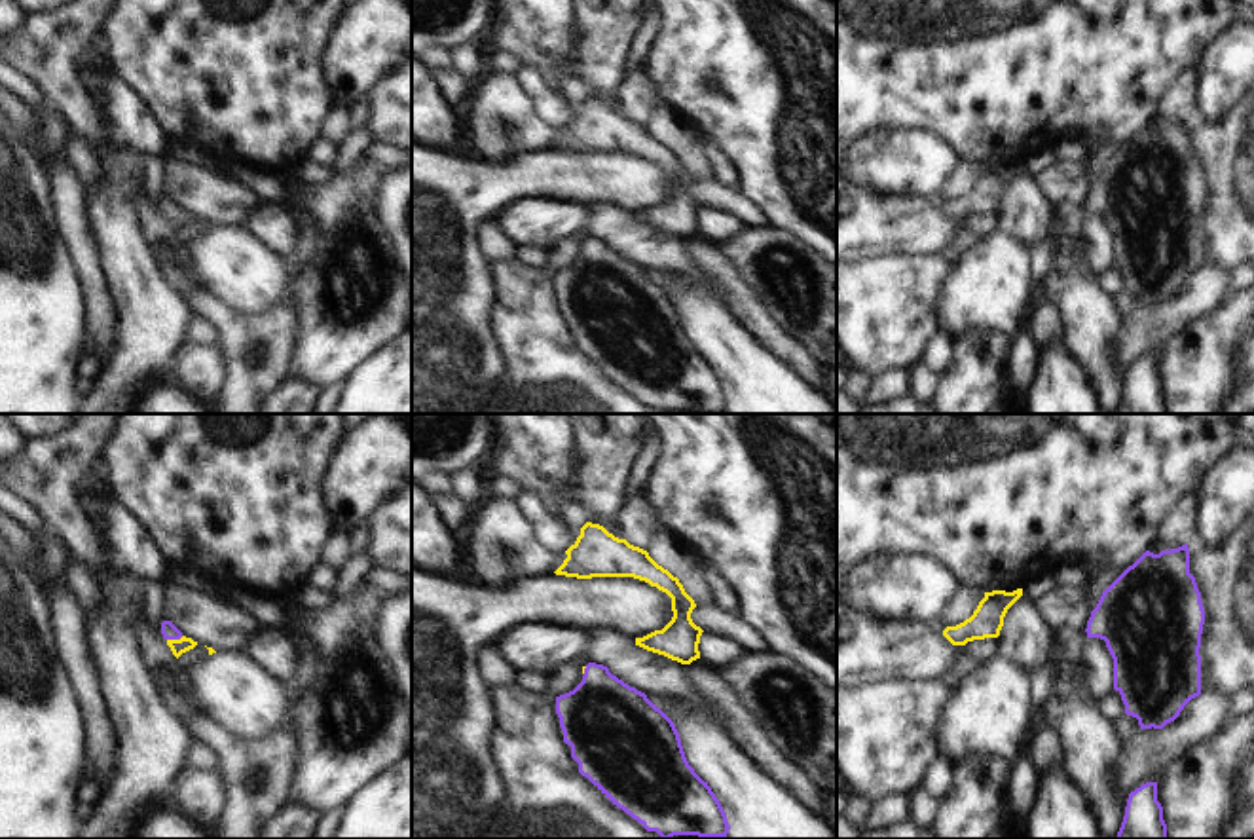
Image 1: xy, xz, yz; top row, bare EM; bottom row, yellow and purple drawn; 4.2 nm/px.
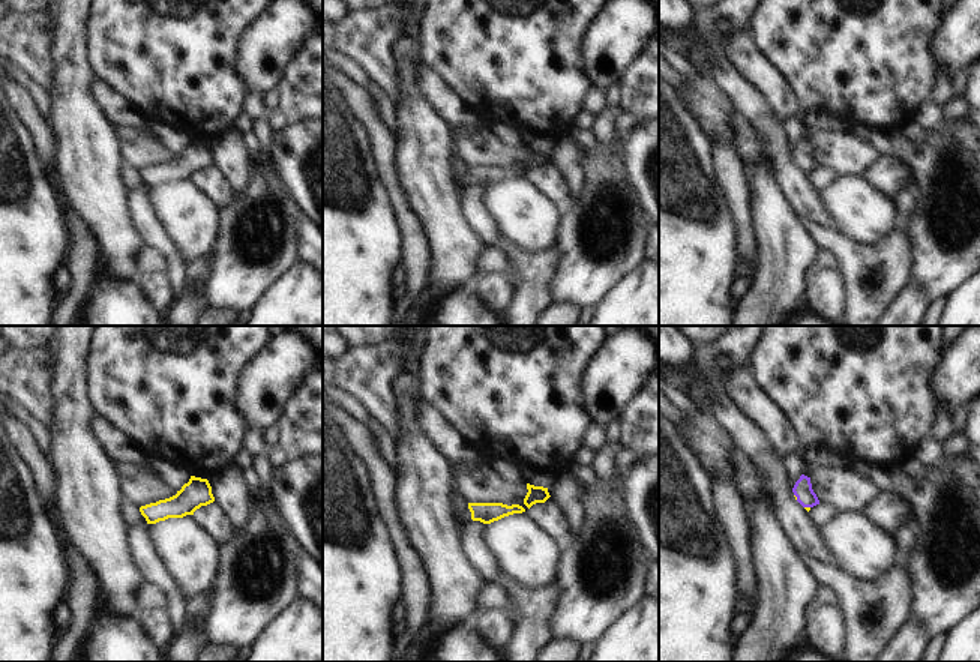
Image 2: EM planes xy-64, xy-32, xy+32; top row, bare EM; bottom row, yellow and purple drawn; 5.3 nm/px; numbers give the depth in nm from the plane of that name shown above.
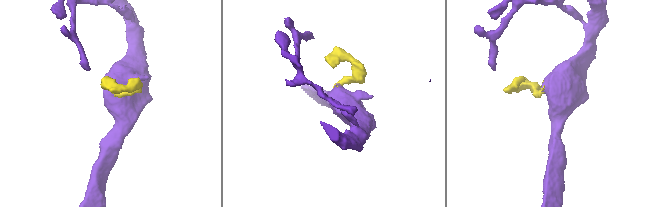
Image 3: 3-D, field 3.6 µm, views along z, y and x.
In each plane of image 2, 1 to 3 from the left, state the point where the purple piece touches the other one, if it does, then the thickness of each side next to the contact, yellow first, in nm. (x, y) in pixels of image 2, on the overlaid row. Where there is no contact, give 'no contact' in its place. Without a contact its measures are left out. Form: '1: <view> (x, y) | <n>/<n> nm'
1: no contact
2: no contact
3: xy+32 (808, 508) | 20/100 nm

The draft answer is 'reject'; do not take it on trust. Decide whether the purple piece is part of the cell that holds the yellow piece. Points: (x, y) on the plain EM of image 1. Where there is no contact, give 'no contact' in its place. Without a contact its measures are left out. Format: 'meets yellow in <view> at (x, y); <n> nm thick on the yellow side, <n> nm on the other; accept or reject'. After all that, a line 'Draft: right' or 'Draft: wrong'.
meets yellow in xy at (175, 215); 70 nm thick on the yellow side, 70 nm on the other; accept
Draft: wrong

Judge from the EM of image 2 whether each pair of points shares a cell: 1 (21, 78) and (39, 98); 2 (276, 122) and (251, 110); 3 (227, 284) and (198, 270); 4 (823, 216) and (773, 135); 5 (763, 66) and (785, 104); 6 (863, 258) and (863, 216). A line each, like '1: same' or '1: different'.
1: same
2: same
3: different
4: same
5: same
6: different

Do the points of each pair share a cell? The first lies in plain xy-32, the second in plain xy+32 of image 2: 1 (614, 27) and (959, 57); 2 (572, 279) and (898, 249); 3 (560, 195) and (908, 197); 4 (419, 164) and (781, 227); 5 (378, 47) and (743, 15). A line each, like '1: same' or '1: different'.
1: same
2: different
3: different
4: same
5: same

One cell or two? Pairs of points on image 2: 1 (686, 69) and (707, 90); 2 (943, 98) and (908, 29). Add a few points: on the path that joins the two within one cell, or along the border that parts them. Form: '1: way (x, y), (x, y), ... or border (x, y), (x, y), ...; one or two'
1: border (700, 74), (685, 78); two
2: border (940, 72), (937, 86), (928, 99); two

